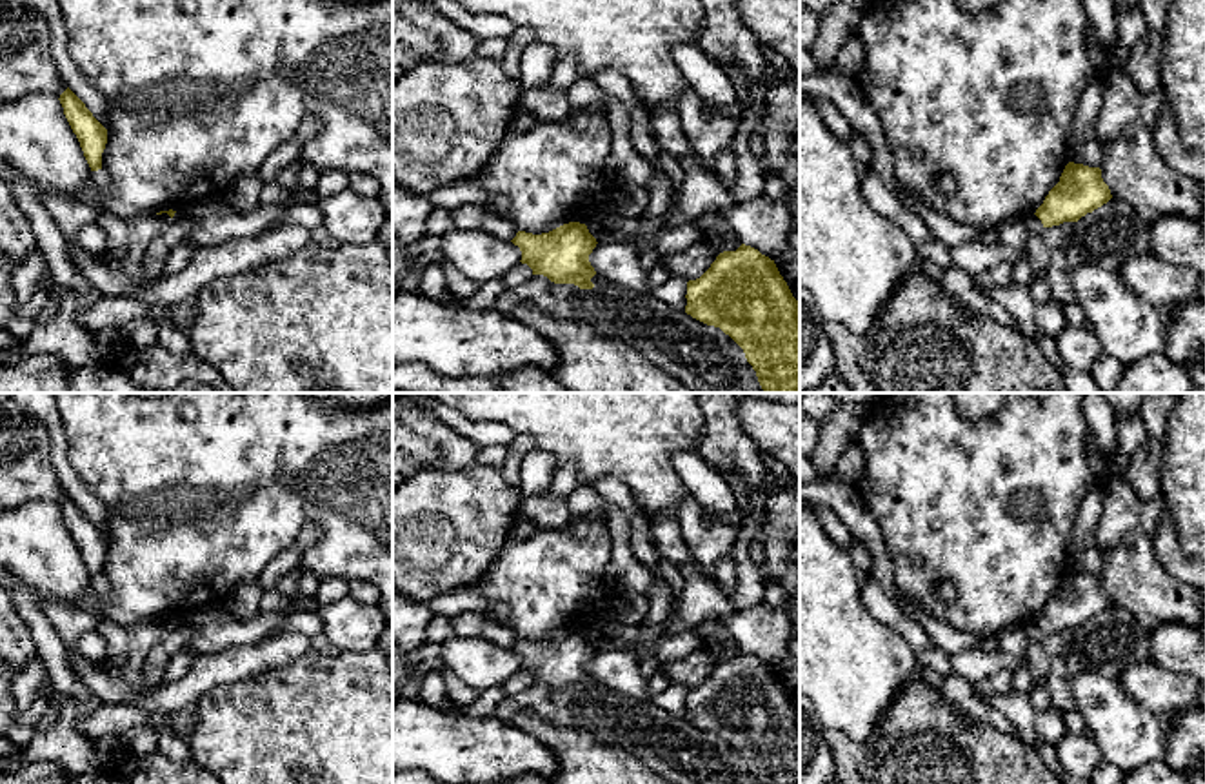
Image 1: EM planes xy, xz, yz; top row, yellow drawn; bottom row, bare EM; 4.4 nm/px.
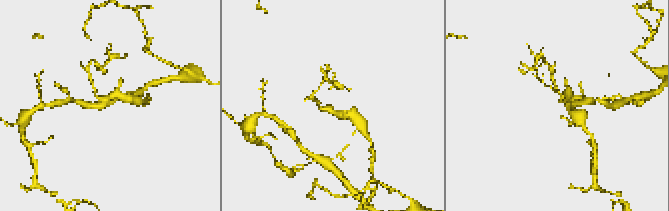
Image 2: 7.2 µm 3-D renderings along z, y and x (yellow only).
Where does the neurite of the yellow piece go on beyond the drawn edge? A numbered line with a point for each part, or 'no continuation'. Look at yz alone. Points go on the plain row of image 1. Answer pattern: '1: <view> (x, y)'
1: yz (1035, 633)

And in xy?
1: xy (128, 648)

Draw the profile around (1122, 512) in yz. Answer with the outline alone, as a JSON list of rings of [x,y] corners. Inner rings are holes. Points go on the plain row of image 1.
[[[1110,469],[1101,484],[1101,511],[1096,526],[1096,544],[1101,551],[1116,548],[1129,531],[1140,529],[1150,540],[1165,515],[1165,498],[1156,495],[1141,500],[1130,482]]]

